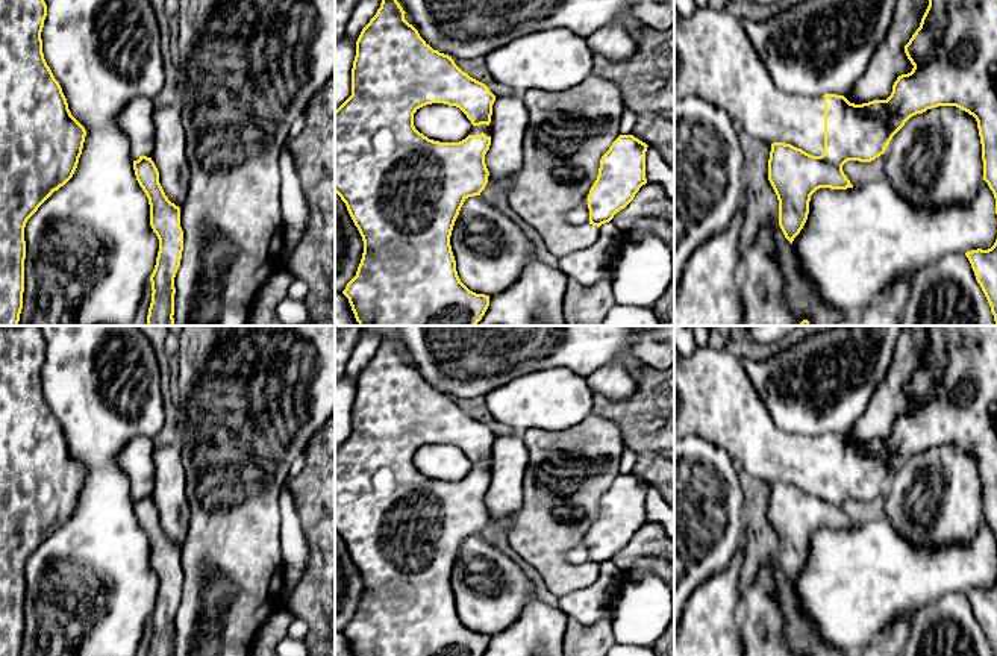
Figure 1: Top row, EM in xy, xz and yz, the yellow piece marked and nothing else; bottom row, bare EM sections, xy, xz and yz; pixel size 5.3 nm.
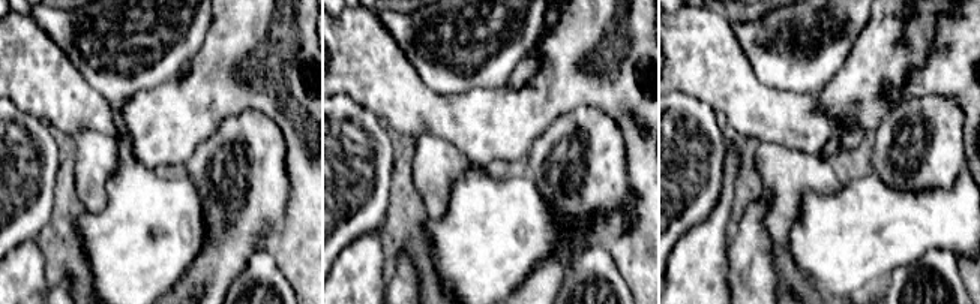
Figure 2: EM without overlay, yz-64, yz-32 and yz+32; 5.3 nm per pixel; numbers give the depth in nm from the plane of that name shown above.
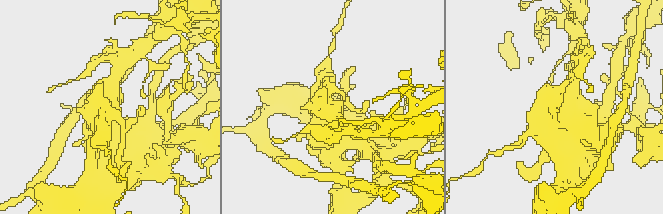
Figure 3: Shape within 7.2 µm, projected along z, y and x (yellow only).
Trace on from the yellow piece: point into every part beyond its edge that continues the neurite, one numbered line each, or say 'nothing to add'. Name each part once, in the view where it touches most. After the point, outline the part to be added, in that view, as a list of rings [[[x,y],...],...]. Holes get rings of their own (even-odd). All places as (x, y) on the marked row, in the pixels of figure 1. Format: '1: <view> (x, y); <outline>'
1: yz (714, 59); [[[699,8],[689,20],[682,18],[674,9],[674,102],[688,95],[700,97],[721,109],[730,120],[738,120],[747,135],[767,144],[791,144],[812,156],[824,153],[824,97],[791,95],[780,91],[745,36],[735,8]]]

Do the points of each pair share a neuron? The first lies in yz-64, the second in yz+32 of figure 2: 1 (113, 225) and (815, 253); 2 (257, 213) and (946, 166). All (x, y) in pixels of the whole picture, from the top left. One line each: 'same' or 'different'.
1: same
2: same

